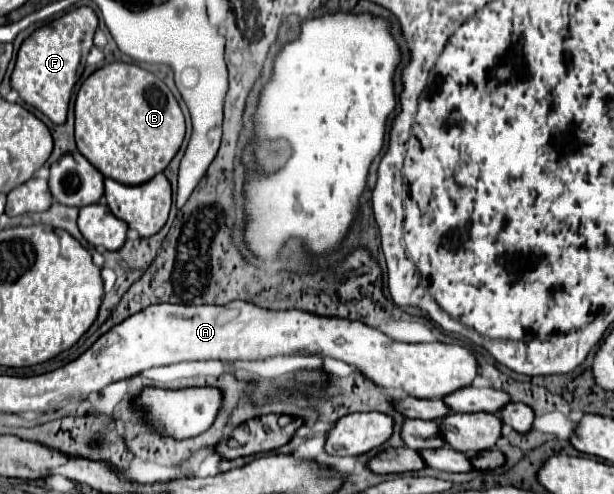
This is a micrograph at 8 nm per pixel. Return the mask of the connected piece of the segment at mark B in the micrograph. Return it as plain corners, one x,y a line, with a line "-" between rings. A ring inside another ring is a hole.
125,62
105,64
79,88
75,98
77,150
105,176
123,184
143,184
163,172
185,138
183,112
155,74

